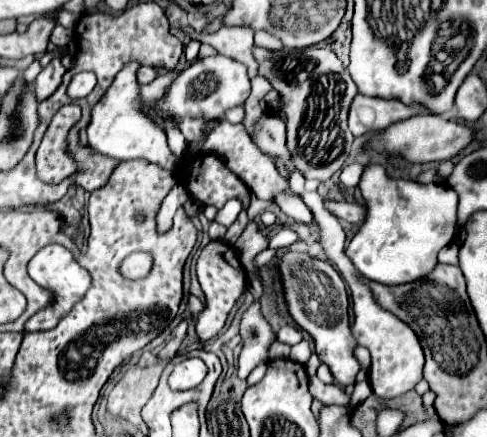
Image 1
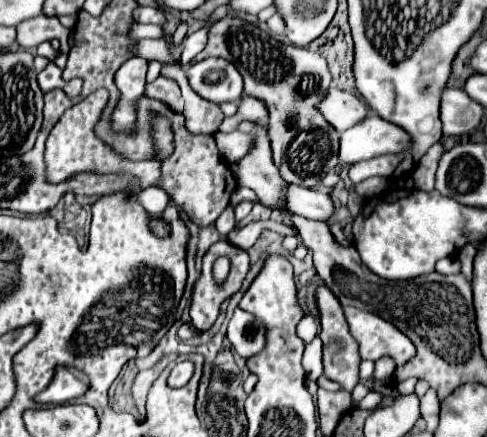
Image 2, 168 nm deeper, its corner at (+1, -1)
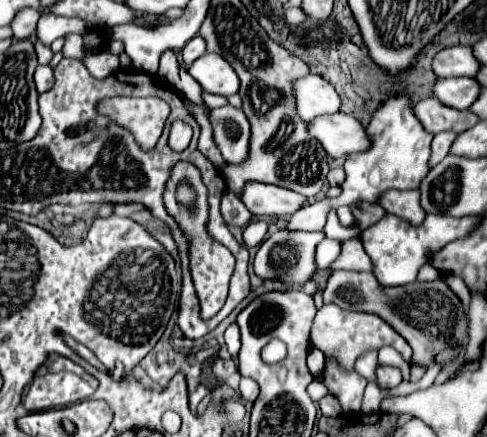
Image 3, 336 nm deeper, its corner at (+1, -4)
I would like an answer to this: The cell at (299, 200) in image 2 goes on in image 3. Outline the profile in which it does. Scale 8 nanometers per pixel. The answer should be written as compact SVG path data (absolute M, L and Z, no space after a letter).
M248 181L244 185L240 199L254 215L270 215L270 217L294 213L306 201L306 197L298 193L290 193L290 189L254 181Z

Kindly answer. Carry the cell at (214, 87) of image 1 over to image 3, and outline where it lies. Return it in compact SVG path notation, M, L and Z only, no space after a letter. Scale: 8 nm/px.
M204 53L190 67L188 73L202 85L204 91L216 95L234 95L238 93L240 81L232 65L218 53Z

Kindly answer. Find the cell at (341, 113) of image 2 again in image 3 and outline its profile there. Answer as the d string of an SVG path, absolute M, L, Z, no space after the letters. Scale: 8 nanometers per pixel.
M310 75L302 77L302 81L294 81L294 101L296 113L306 123L322 113L340 111L340 97L336 89L320 75Z

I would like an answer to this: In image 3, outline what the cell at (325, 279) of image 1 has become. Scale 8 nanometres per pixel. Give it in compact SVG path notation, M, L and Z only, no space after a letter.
M330 367L322 381L328 387L330 395L334 395L338 399L344 413L360 411L364 387L368 385L368 381L362 375L358 375L356 371L342 373L342 369L338 369L338 367Z

